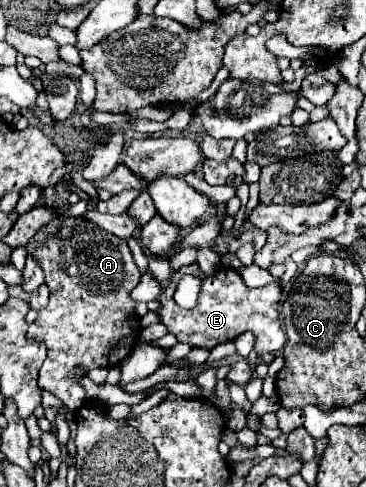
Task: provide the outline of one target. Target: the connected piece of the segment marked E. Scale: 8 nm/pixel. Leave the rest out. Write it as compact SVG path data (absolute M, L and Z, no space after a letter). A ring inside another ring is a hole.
M191 263L187 267L181 267L171 277L171 283L165 287L165 291L159 295L161 307L157 309L157 315L159 315L161 323L167 327L167 331L173 333L179 343L187 343L189 347L213 349L219 343L233 341L237 335L241 335L245 331L253 331L253 335L255 335L253 349L259 355L277 353L285 345L285 333L279 323L279 297L281 297L281 287L265 285L259 289L251 289L245 285L239 271L233 267L219 265L213 275L203 275L199 265ZM183 275L193 275L193 277L201 279L199 301L193 309L181 309L173 299L177 283L181 281Z

